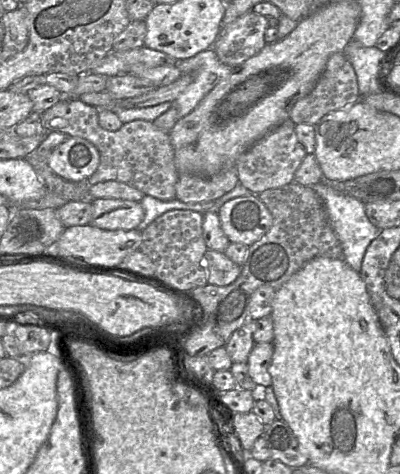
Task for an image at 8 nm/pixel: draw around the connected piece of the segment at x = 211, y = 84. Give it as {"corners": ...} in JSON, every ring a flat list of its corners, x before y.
{"corners":[[212,48,191,58,177,61,176,65,182,74,189,73,194,78,173,102,178,110,178,119,192,112,199,102,234,70,219,60]]}

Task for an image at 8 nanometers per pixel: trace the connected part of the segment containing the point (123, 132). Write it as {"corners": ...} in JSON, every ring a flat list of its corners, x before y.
{"corners":[[78,98,61,99,42,113,42,123,46,132,61,132,68,137,84,138,98,149,100,162,97,170,87,179,89,185,113,180,123,182,159,200,175,199,179,174,174,164,174,149,169,133,145,120,134,120,124,123,116,131,107,131,98,122,100,109,103,108,94,107]]}

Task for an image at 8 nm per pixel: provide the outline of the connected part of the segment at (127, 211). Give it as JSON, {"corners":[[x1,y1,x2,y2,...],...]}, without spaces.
{"corners":[[93,199,91,225,104,230,136,229,144,218,140,202,123,199]]}

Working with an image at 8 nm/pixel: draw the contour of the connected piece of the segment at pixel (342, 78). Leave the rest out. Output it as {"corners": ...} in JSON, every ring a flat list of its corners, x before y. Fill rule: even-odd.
{"corners":[[336,52,329,56,325,68,314,88,292,105,289,110,289,118,295,125,315,125,325,115,346,108,359,101,360,98,357,76,353,66,344,52]]}

